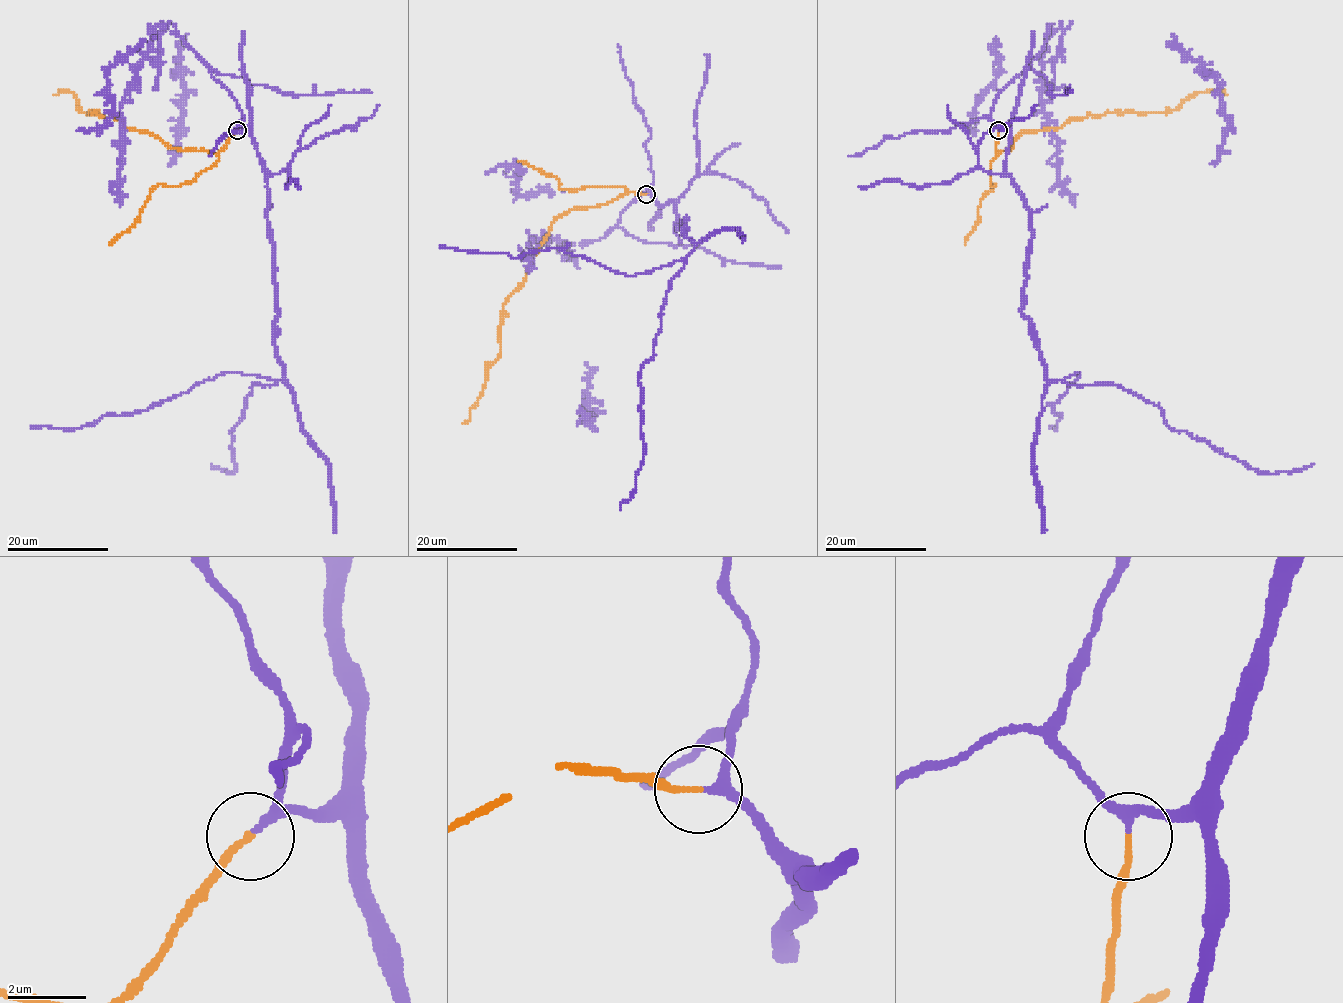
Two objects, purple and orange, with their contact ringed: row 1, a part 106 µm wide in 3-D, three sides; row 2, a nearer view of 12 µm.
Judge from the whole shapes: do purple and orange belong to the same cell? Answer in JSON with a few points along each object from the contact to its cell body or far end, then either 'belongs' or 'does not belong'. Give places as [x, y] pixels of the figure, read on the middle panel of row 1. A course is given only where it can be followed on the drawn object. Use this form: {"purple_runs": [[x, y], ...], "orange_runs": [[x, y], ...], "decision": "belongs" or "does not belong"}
{"purple_runs": [[646, 195], [673, 202], [694, 248], [670, 281], [654, 355], [640, 372], [645, 452], [619, 509]], "orange_runs": [[646, 195], [623, 193], [552, 223], [527, 279], [504, 305], [500, 356], [463, 424]], "decision": "belongs"}

